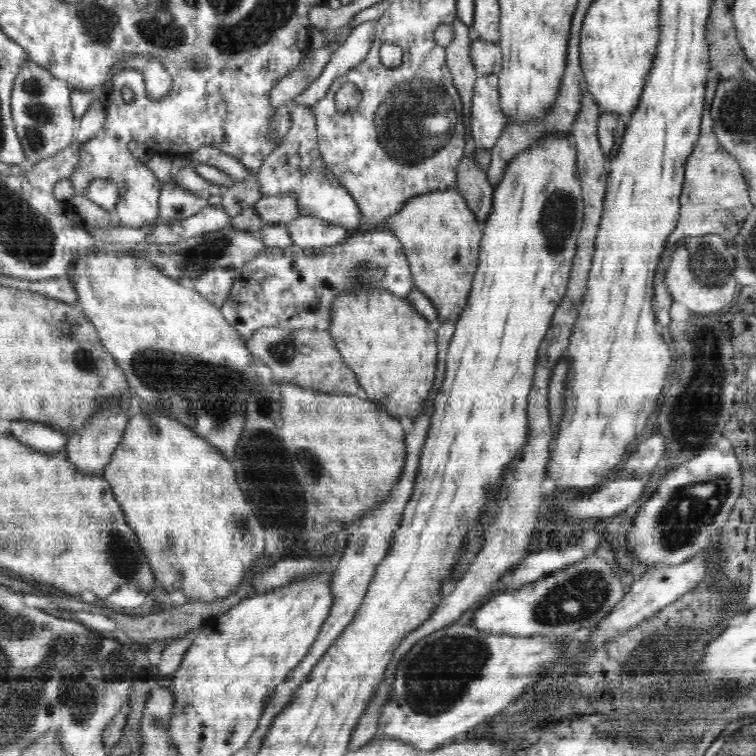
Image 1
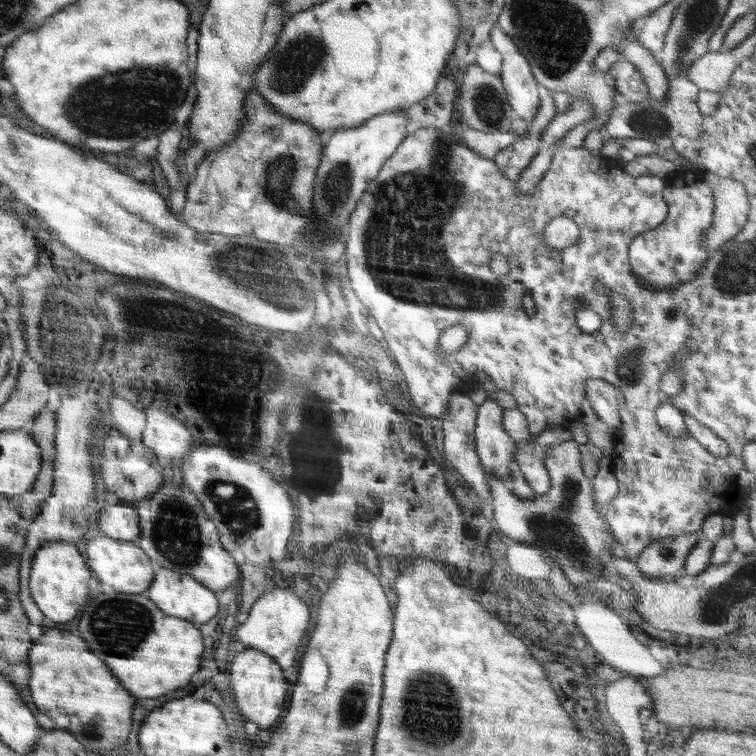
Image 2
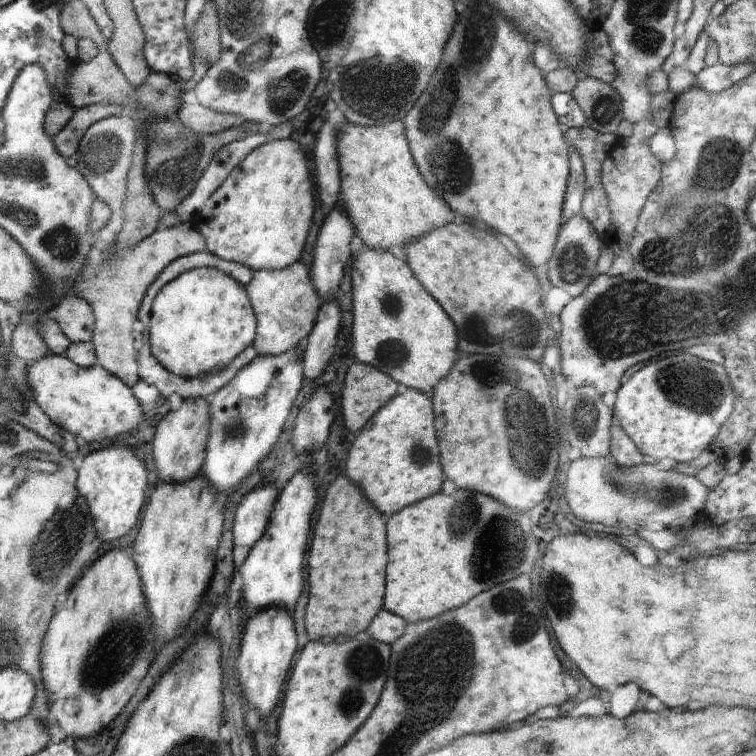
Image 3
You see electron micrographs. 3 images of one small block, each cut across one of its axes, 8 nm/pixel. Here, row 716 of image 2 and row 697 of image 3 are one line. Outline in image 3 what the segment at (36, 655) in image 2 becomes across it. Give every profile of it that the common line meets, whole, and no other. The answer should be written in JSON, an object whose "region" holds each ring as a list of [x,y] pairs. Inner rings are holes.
{"region":[[[109,549],[103,555],[99,555],[86,568],[86,572],[76,582],[76,586],[72,586],[68,600],[64,602],[62,608],[55,611],[50,619],[44,637],[42,656],[40,656],[41,673],[43,681],[46,682],[50,717],[55,727],[64,729],[68,737],[84,736],[86,738],[106,728],[108,722],[112,722],[128,704],[128,700],[134,696],[140,680],[146,676],[152,660],[162,648],[162,642],[156,640],[152,616],[148,614],[148,608],[144,602],[140,576],[130,556],[129,551],[124,549]],[[70,697],[80,698],[78,700],[80,710],[74,716],[64,711],[64,702]]]}

